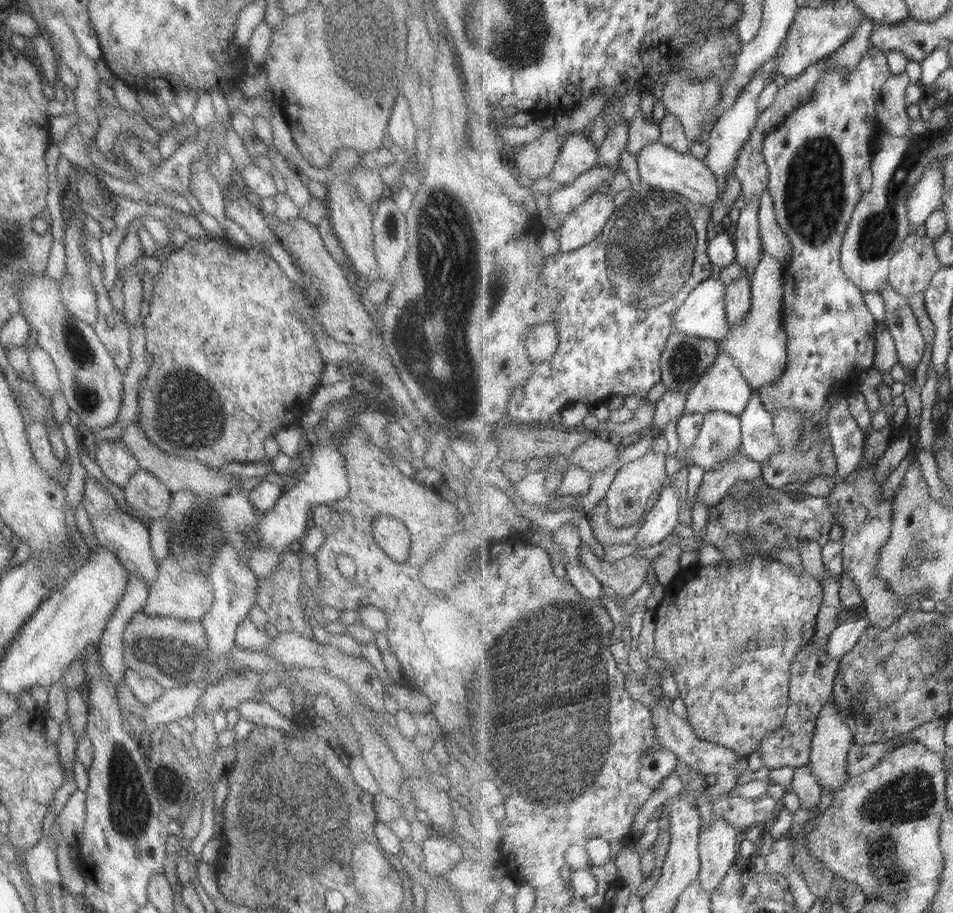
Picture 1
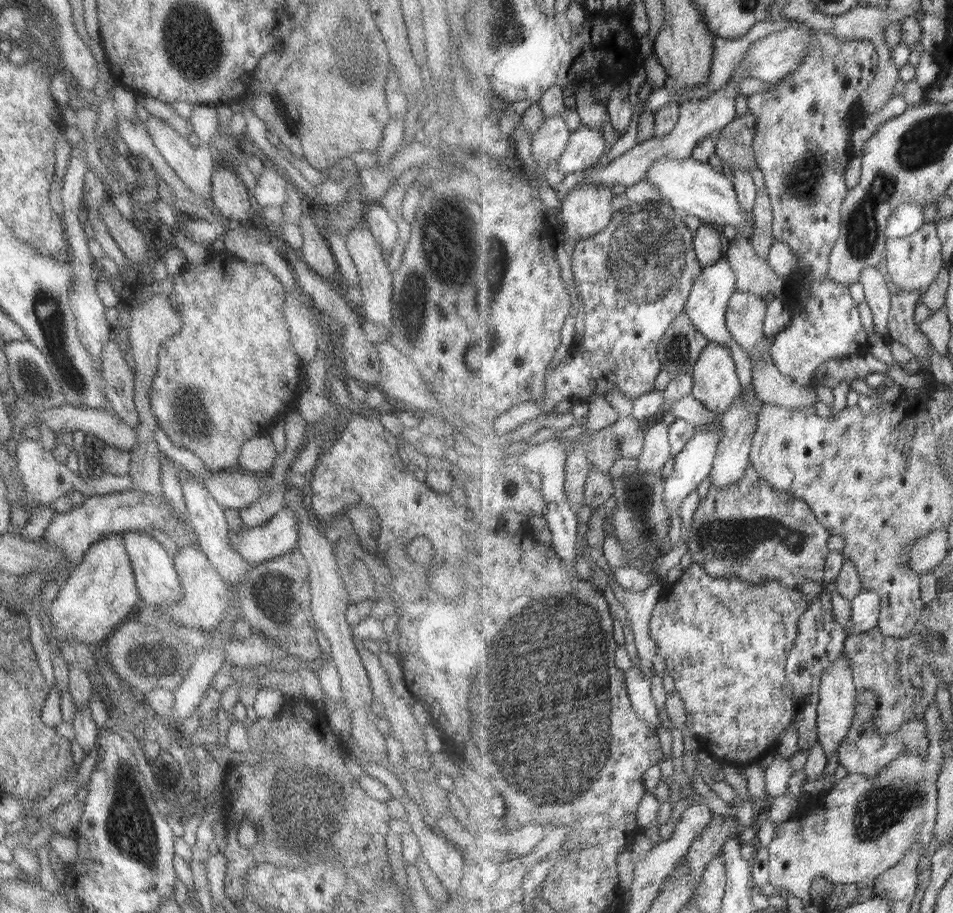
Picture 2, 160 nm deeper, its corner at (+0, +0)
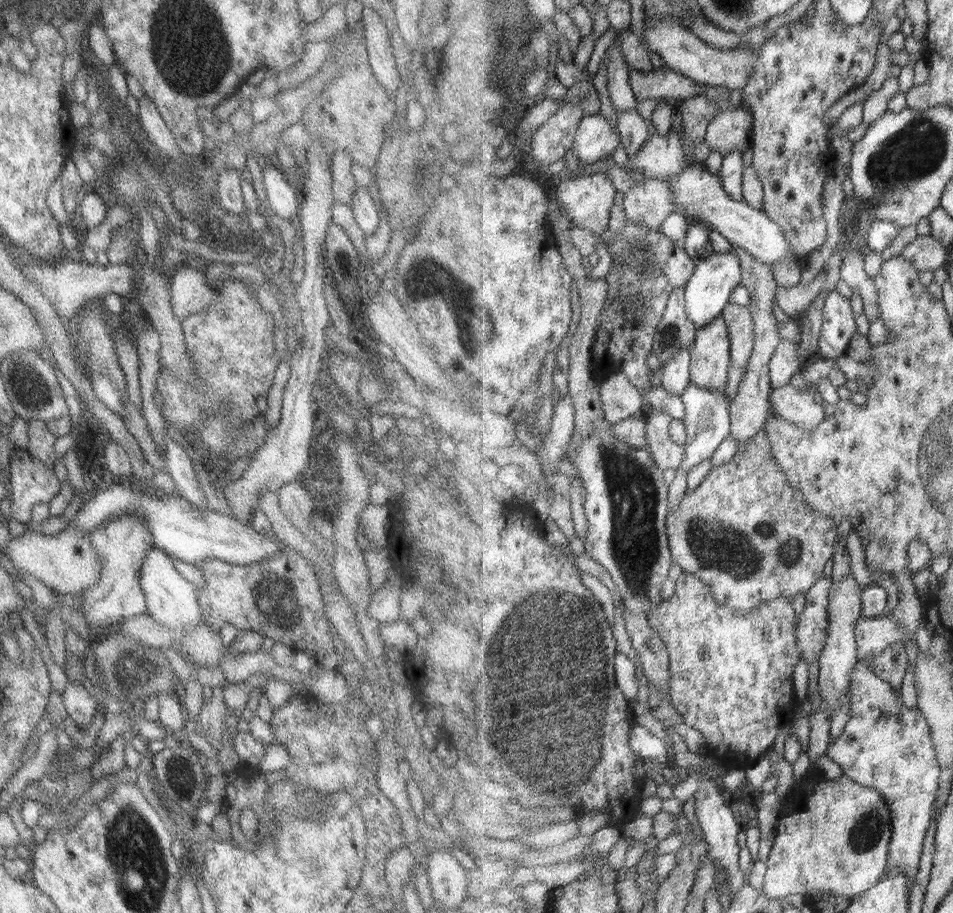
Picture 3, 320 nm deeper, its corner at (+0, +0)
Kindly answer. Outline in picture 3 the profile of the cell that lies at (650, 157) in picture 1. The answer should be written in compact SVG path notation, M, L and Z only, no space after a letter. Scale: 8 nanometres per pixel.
M691 164L668 183L672 186L671 192L673 192L675 204L679 204L681 208L679 213L718 231L731 245L738 244L761 262L773 265L786 256L794 254L783 228L771 220L764 210L752 208L746 201L735 200L731 197L731 194L723 188L722 177L713 174L704 164Z

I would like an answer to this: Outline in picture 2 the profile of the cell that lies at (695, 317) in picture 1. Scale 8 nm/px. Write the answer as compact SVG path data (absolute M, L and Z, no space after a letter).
M725 256L721 257L715 264L704 267L702 275L695 281L692 288L690 298L686 302L687 314L691 317L693 324L702 332L710 342L717 342L719 344L725 344L727 348L730 348L733 353L733 357L736 360L738 375L742 381L743 396L750 404L750 410L759 403L757 397L756 388L753 385L753 360L749 356L741 345L732 338L732 334L729 332L726 323L726 312L731 297L737 292L738 280L735 269L731 264L731 261Z

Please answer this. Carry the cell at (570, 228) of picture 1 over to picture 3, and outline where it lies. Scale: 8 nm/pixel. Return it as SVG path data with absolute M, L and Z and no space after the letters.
M583 171L581 176L564 179L559 183L555 200L573 226L589 230L598 237L602 236L608 229L607 224L609 224L609 218L611 218L611 208L613 208L617 192L613 182L607 178L604 172L590 173Z

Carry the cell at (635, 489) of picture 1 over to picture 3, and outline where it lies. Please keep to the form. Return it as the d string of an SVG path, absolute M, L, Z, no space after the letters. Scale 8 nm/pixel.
M651 409L643 416L646 419L648 436L647 450L654 456L655 462L662 470L679 468L686 459L683 446L678 445L671 436L670 424L674 418L669 411Z

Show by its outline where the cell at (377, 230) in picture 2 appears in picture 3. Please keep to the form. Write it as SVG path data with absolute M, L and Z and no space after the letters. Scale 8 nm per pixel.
M355 186L350 198L348 206L351 209L355 226L359 228L359 232L365 238L377 228L377 223L379 222L377 208L375 208L375 203L369 197L366 187Z

